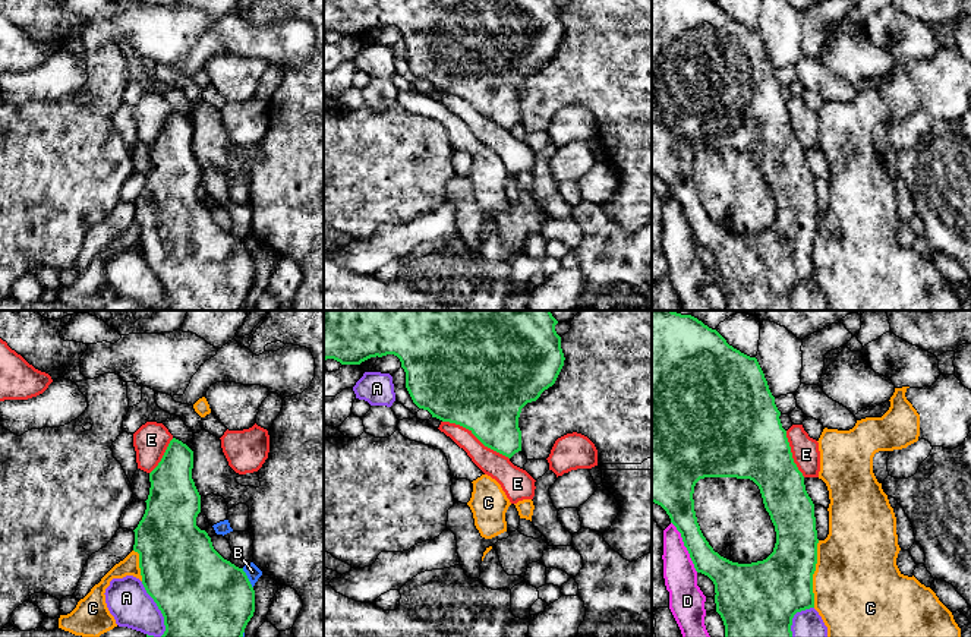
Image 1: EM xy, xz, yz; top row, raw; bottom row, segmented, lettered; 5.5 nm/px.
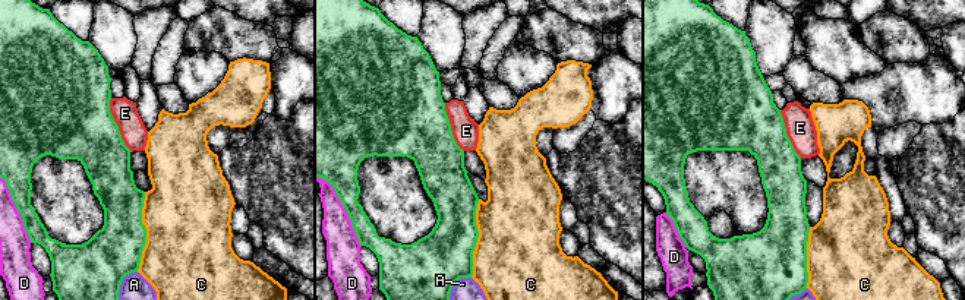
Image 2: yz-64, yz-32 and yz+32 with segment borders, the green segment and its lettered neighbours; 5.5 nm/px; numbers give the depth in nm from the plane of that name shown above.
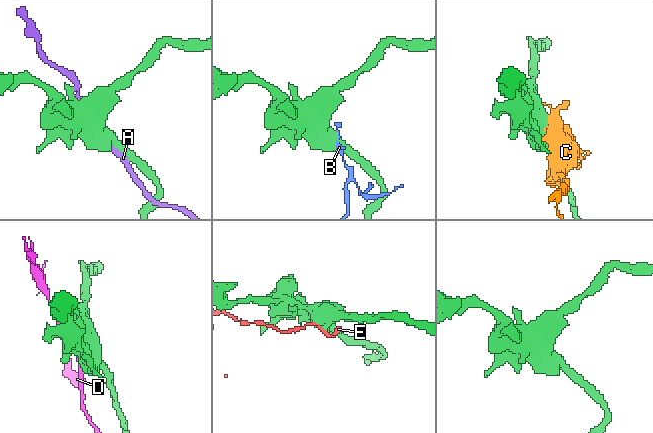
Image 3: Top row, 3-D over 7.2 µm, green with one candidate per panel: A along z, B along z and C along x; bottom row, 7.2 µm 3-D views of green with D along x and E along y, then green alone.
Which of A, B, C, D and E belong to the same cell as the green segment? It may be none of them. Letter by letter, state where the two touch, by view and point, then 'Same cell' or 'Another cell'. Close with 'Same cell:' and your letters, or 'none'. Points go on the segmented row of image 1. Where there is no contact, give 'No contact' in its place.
A: Touches green at xy (158, 608). Another cell
B: Touches green at xy (248, 579). Another cell
C: Touches green at yz (813, 573). Another cell
D: Touches green at yz (684, 545). Another cell
E: Touches green at xz (476, 437). Another cell
Same cell: none

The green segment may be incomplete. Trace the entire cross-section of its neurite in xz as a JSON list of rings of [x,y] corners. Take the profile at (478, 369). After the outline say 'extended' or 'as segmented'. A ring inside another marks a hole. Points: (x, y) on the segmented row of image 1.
[[[324,310],[324,360],[360,365],[376,356],[397,356],[419,409],[469,429],[485,447],[511,458],[521,451],[521,409],[552,387],[564,366],[557,324],[551,310]]]; as segmented

